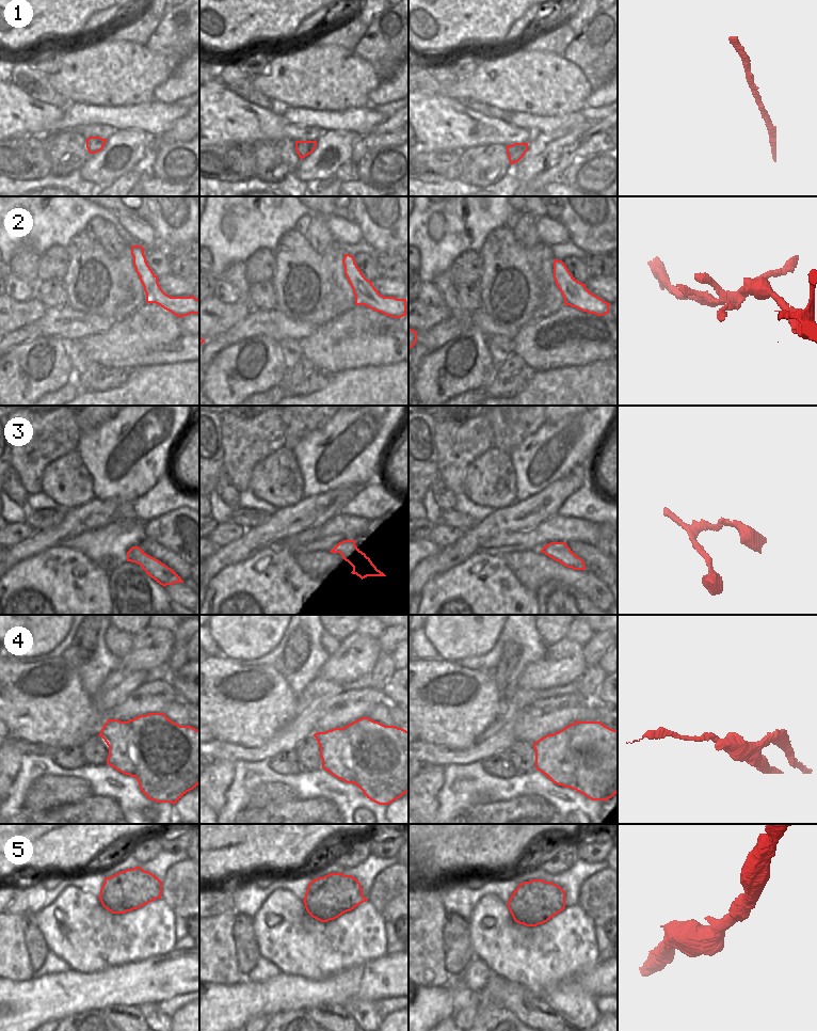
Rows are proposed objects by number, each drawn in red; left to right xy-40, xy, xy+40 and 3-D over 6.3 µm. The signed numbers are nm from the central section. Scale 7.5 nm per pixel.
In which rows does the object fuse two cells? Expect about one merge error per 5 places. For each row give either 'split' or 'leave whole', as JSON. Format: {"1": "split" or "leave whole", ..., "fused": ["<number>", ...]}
{"1": "leave whole", "2": "leave whole", "3": "leave whole", "4": "split", "5": "leave whole", "fused": ["4"]}

